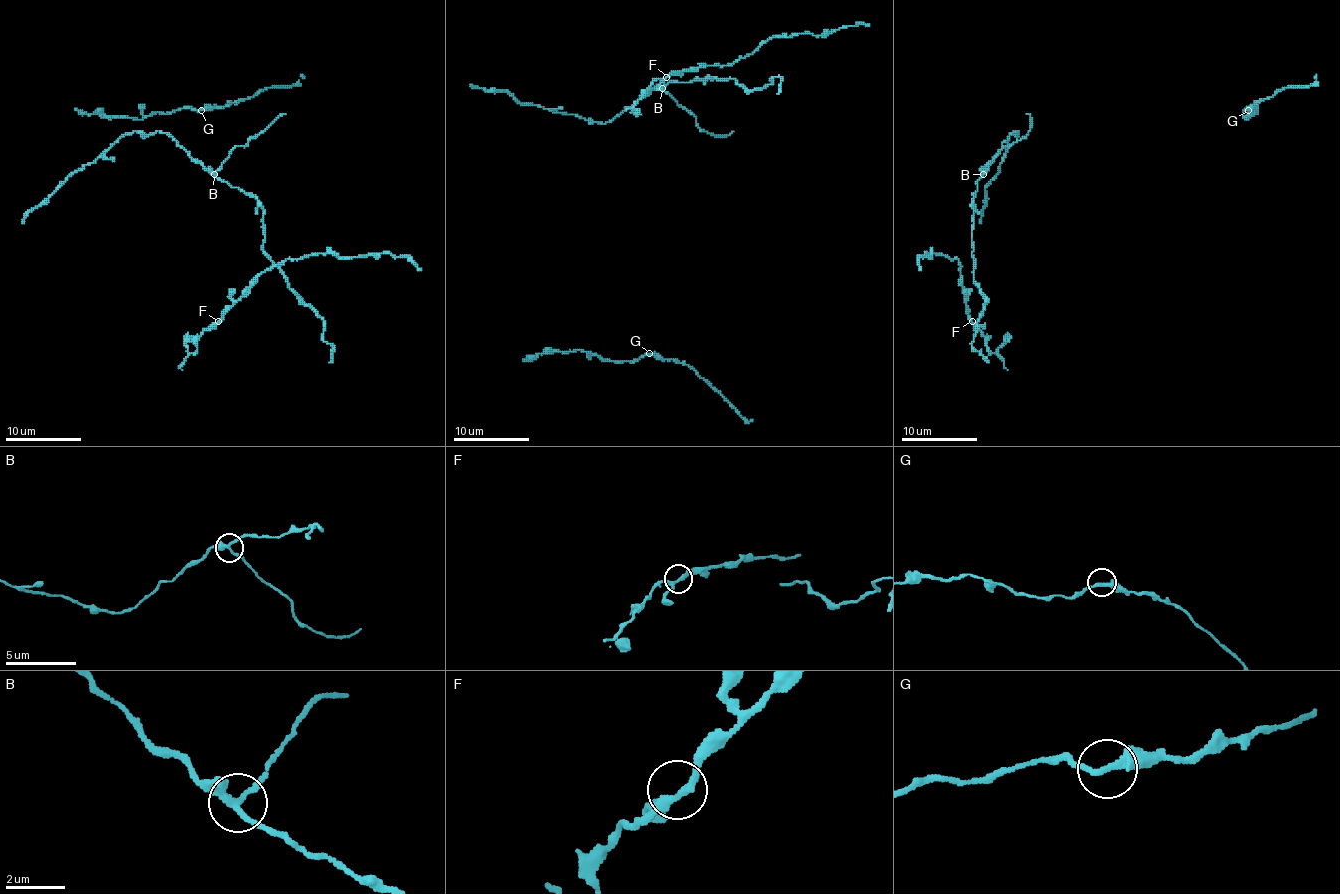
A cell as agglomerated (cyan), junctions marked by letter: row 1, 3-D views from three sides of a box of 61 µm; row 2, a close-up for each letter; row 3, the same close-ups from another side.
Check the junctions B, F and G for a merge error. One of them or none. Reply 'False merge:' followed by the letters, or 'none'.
False merge: B

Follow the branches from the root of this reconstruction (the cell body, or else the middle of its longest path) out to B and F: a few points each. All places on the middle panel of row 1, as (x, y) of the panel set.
B: (700, 127), (696, 118), (662, 88)
F: (700, 127), (696, 118), (664, 86), (705, 77), (720, 79), (720, 67), (702, 65), (666, 77)

